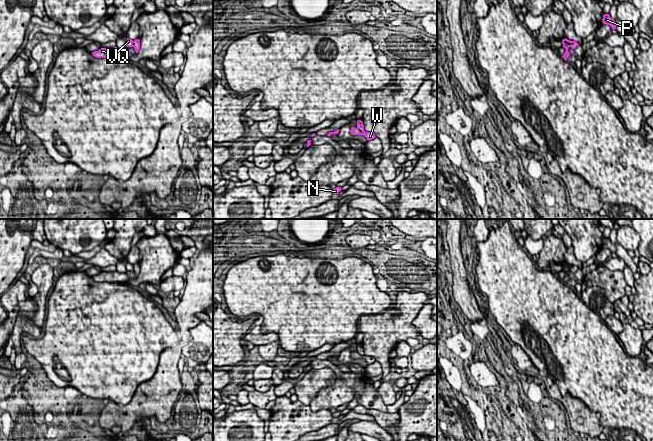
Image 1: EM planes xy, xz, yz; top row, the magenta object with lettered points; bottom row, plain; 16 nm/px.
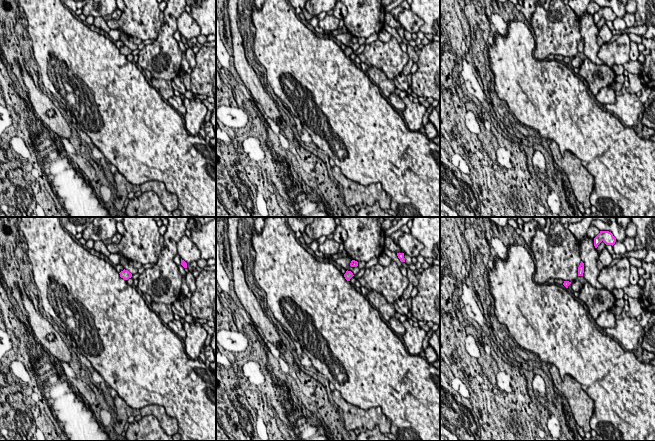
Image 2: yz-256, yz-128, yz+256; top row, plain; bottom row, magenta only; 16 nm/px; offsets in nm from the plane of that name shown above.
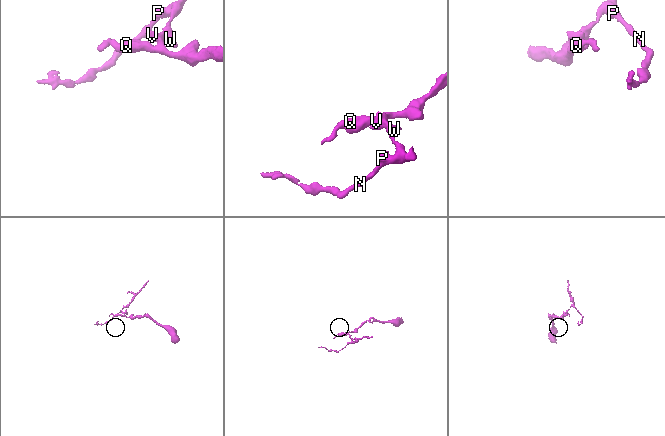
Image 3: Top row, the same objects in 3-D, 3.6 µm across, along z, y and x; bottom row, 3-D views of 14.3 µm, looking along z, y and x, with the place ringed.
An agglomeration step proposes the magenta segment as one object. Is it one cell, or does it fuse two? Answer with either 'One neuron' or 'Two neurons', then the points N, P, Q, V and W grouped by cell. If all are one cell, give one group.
Two neurons. Groups: N P V W / Q

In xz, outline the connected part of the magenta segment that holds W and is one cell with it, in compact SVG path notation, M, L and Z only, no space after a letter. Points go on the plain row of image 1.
M351 351L350 357L352 359L364 359L368 365L372 364L376 361L374 357L360 355L358 352L355 352L355 351Z

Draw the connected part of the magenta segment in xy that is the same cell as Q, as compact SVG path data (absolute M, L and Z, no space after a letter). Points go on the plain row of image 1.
M101 272L98 275L92 276L96 282L121 282L127 283L131 278L126 273L114 272Z

